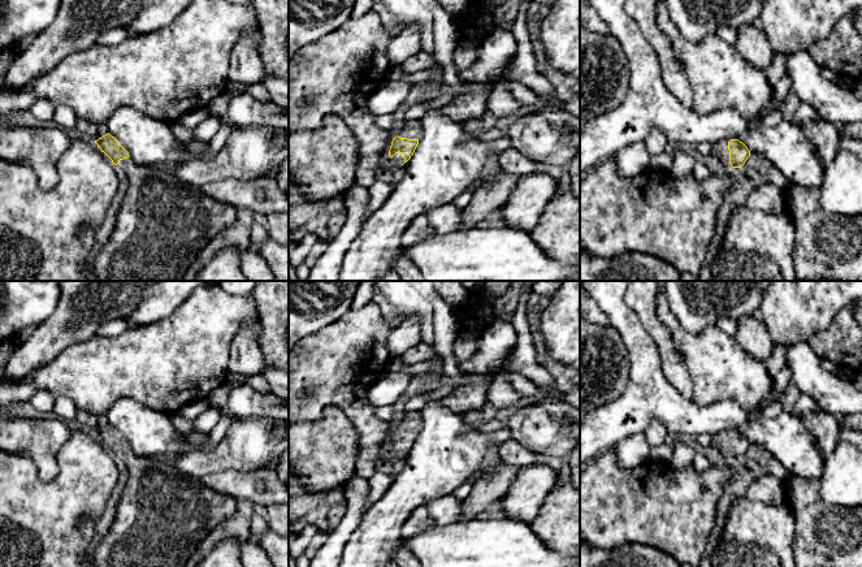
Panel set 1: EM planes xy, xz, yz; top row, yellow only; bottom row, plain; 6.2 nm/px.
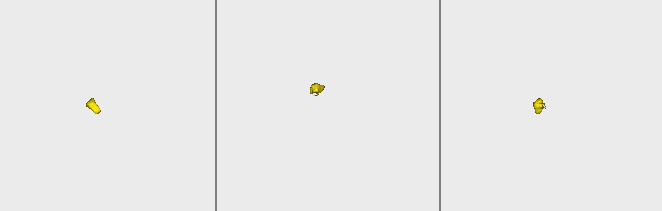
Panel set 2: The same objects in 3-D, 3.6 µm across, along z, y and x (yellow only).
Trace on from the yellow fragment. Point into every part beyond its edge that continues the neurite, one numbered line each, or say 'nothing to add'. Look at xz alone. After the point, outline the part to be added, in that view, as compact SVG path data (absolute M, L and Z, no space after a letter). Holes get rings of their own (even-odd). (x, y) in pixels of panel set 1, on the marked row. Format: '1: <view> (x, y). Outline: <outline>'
1: xz (412, 129). Outline: M412 120L406 122L403 129L398 131L398 137L407 139L420 139L421 138L421 124L419 120Z
2: xz (398, 159). Outline: M395 153L393 157L390 157L390 163L393 166L399 166L404 163L404 157L402 153Z

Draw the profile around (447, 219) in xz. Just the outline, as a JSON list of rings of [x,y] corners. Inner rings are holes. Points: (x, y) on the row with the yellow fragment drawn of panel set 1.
[[[450,203],[433,208],[425,213],[425,217],[434,234],[447,234],[460,229],[463,224],[462,213],[462,208]]]

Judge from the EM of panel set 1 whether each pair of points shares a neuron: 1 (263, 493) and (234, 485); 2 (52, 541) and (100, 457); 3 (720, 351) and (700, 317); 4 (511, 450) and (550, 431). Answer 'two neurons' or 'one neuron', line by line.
1: one neuron
2: one neuron
3: two neurons
4: two neurons

